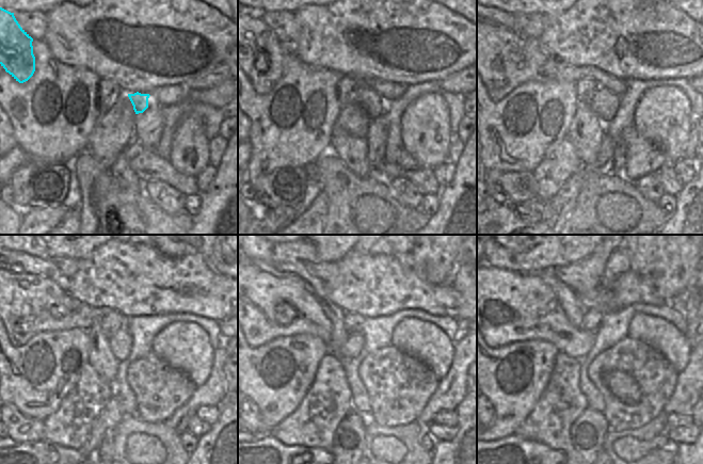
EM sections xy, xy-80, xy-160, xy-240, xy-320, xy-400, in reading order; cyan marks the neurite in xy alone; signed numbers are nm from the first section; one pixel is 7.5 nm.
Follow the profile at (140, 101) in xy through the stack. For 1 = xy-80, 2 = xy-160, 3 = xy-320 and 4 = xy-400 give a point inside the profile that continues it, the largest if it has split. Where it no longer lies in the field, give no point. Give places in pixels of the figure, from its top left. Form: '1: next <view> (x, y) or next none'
1: next xy-80 (371, 101)
2: next xy-160 (605, 104)
3: next xy-320 (354, 344)
4: next xy-400 (507, 307)

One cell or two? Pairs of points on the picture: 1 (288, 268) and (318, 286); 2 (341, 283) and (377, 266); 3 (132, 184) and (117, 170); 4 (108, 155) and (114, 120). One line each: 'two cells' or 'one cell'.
1: one cell
2: one cell
3: one cell
4: one cell

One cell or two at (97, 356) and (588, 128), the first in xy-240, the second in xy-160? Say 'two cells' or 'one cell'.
one cell

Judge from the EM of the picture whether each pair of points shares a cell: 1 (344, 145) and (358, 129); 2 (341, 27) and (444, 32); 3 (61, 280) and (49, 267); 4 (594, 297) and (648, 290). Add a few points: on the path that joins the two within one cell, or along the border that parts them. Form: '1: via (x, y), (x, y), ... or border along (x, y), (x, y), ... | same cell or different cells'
1: border along (336, 123), (352, 136), (365, 139) | different cells
2: via (367, 25), (379, 24), (418, 28) | same cell
3: via (58, 276), (51, 270) | same cell
4: via (607, 297), (617, 297), (624, 290), (635, 290) | same cell

